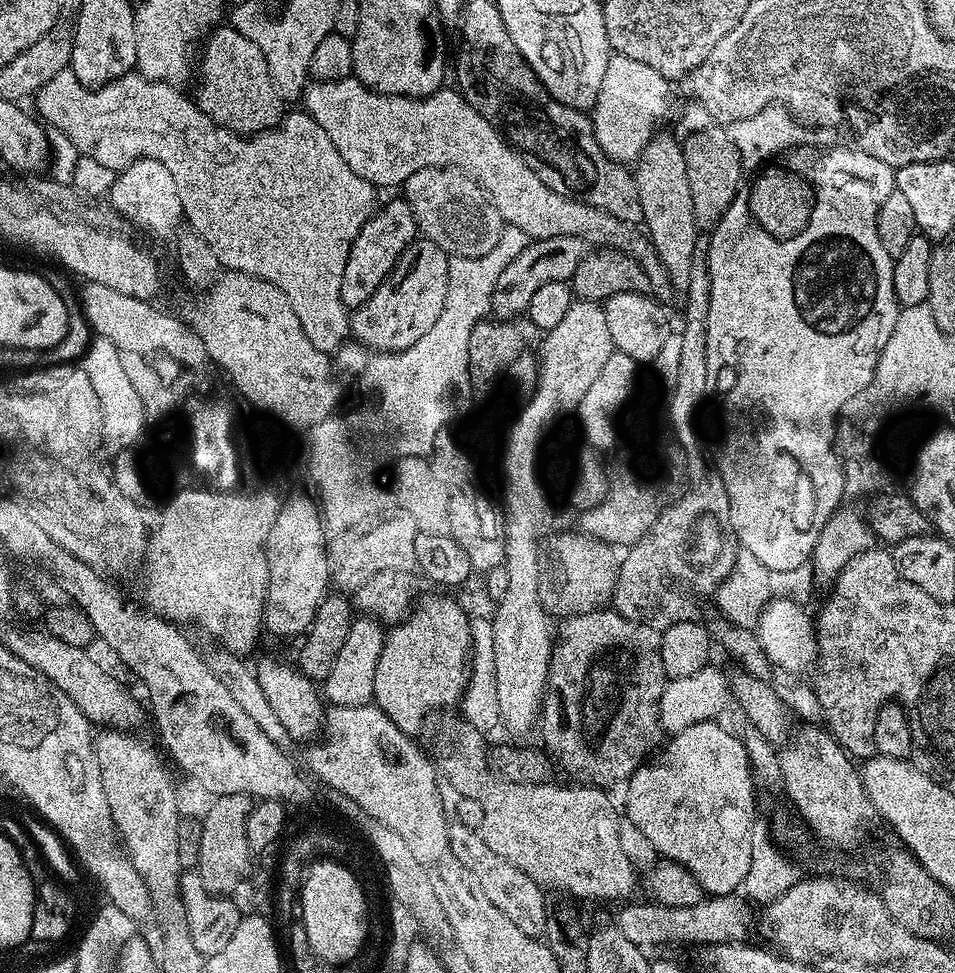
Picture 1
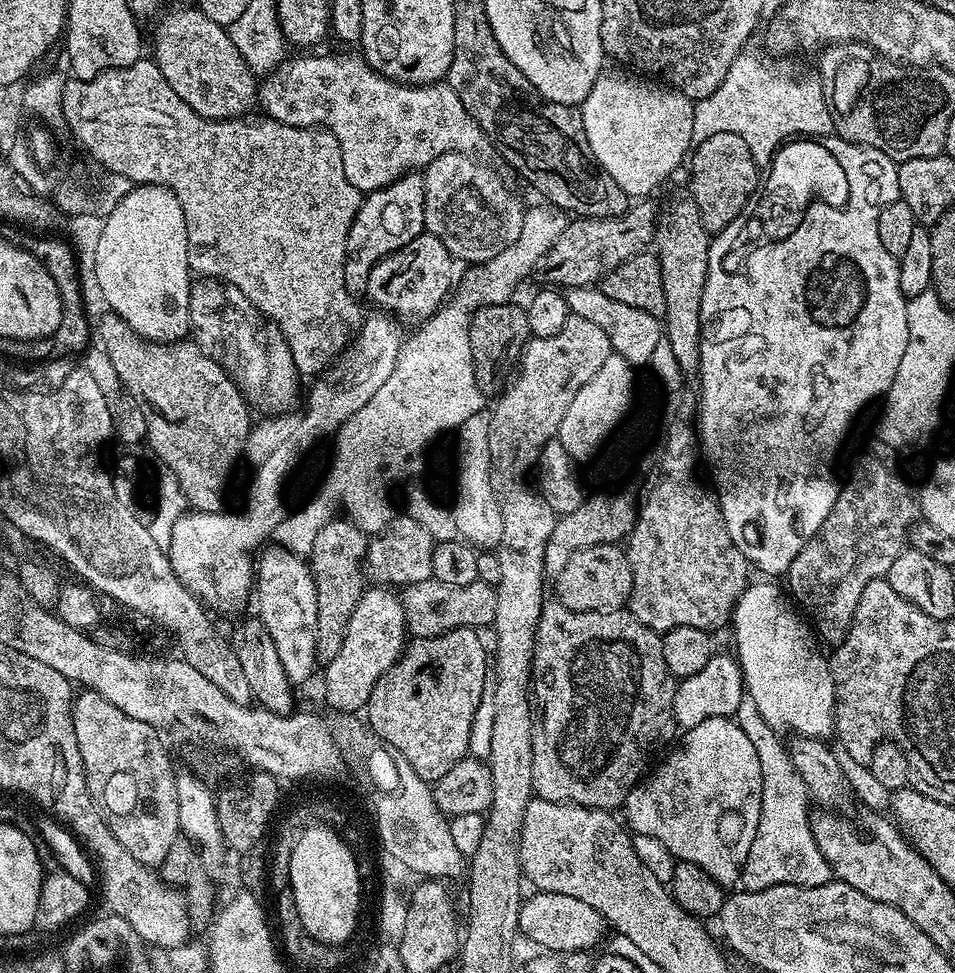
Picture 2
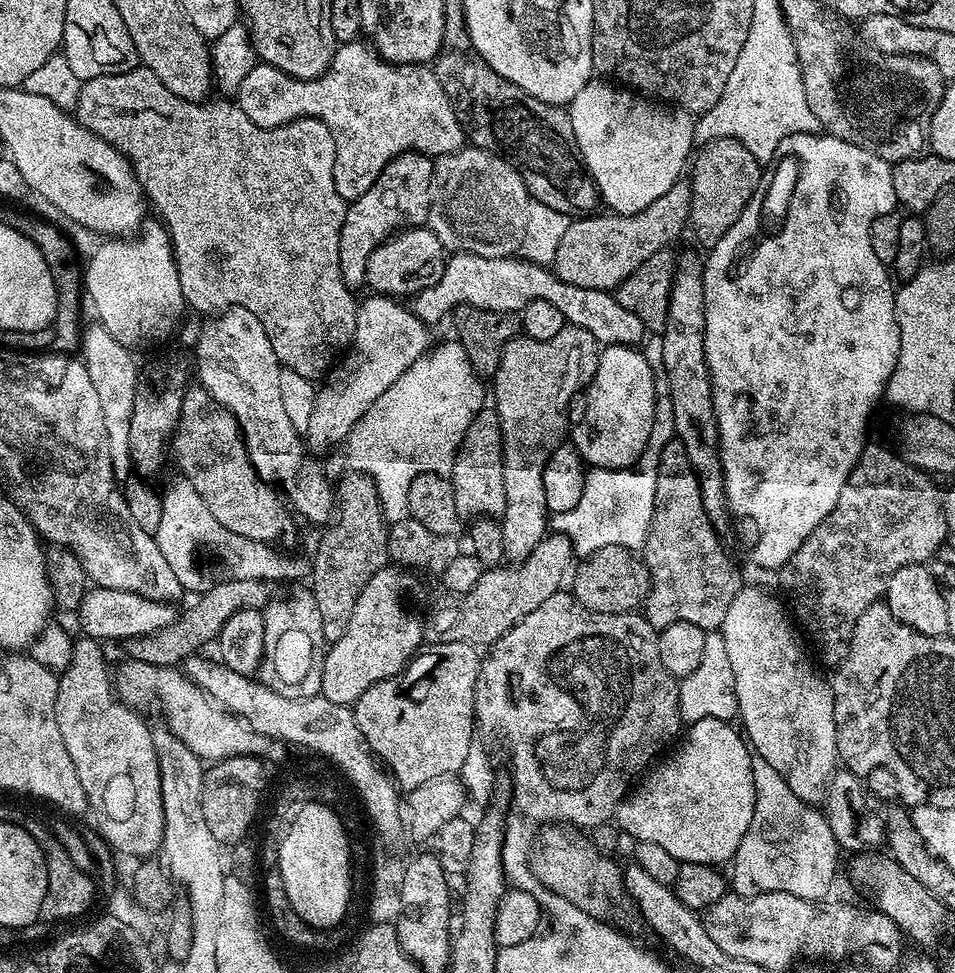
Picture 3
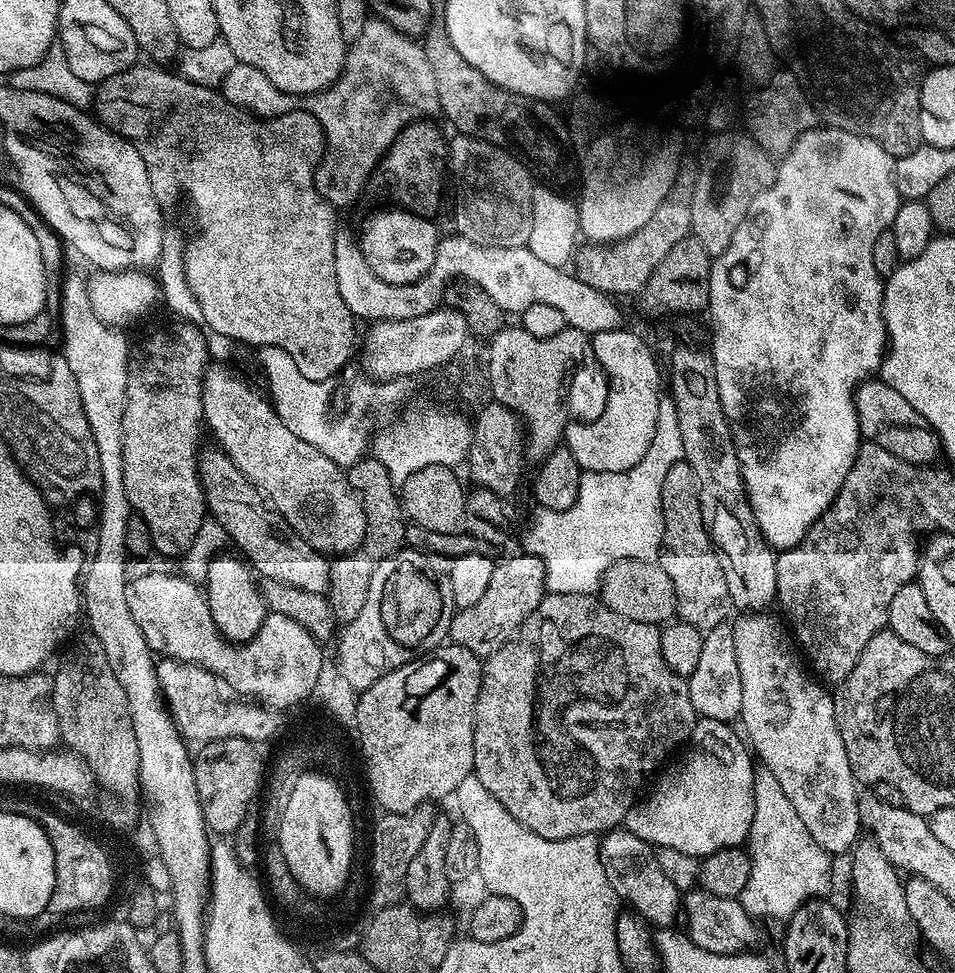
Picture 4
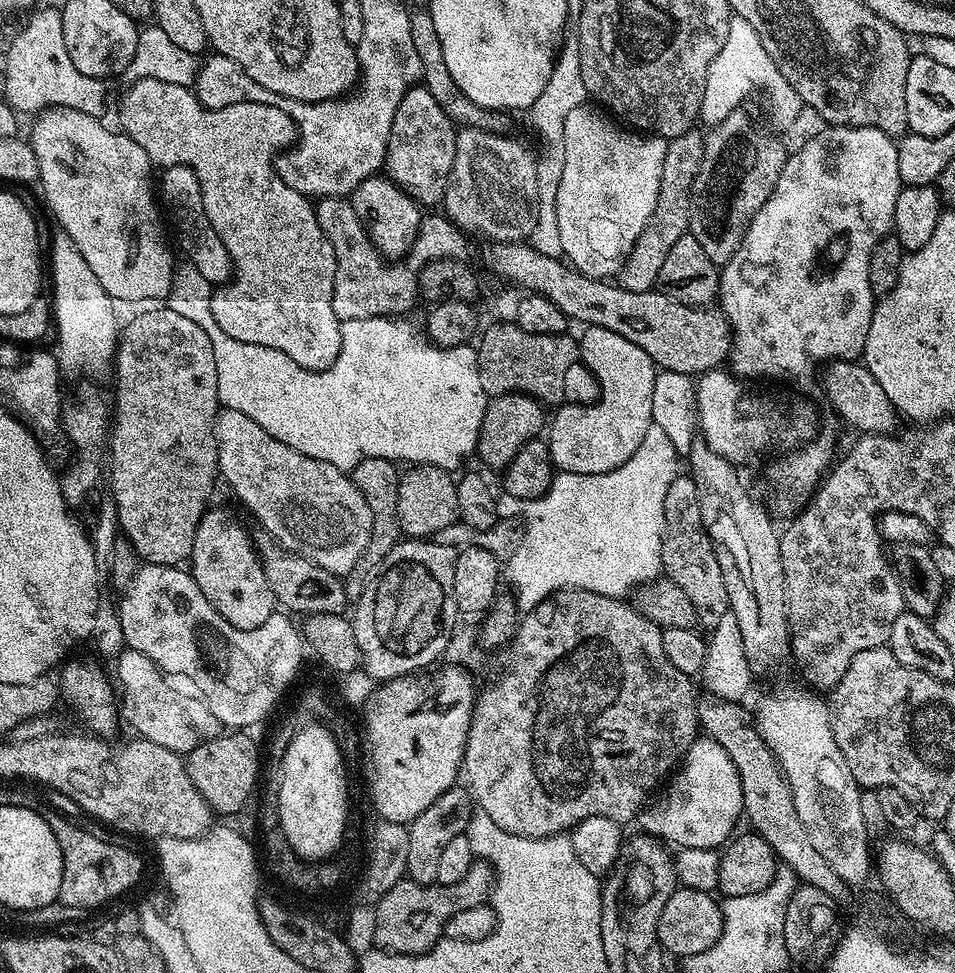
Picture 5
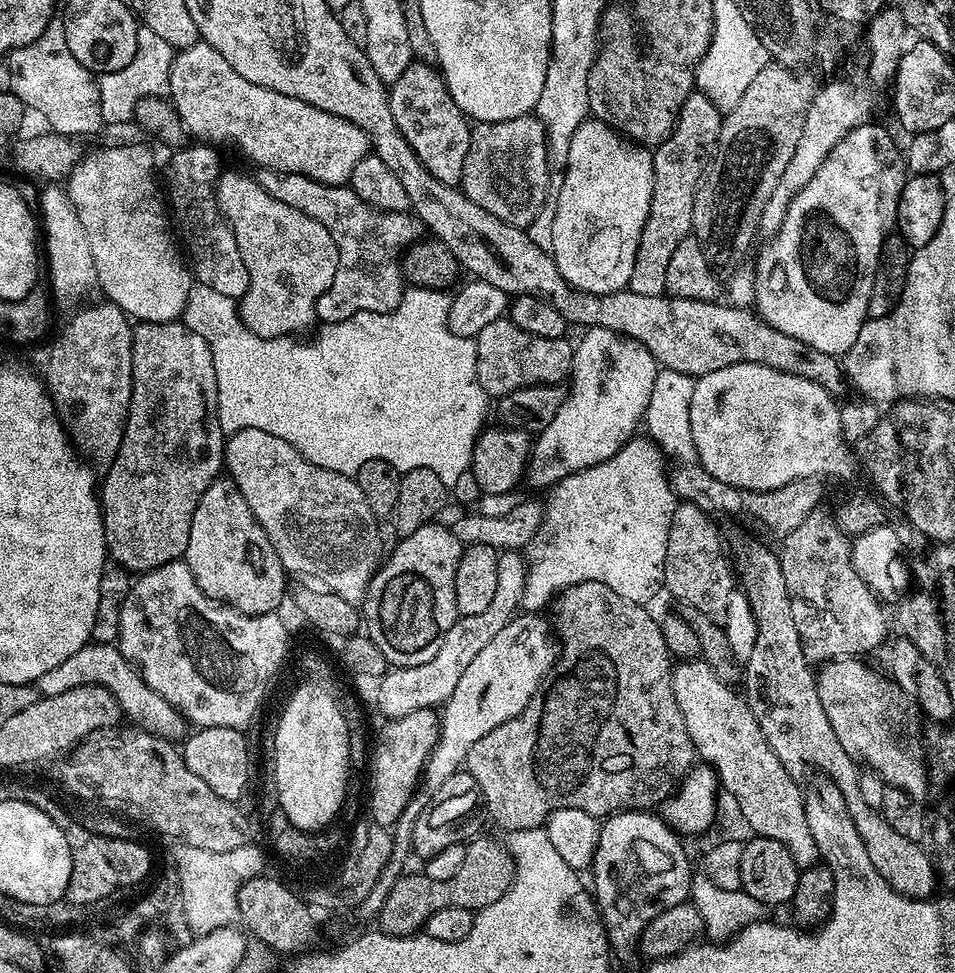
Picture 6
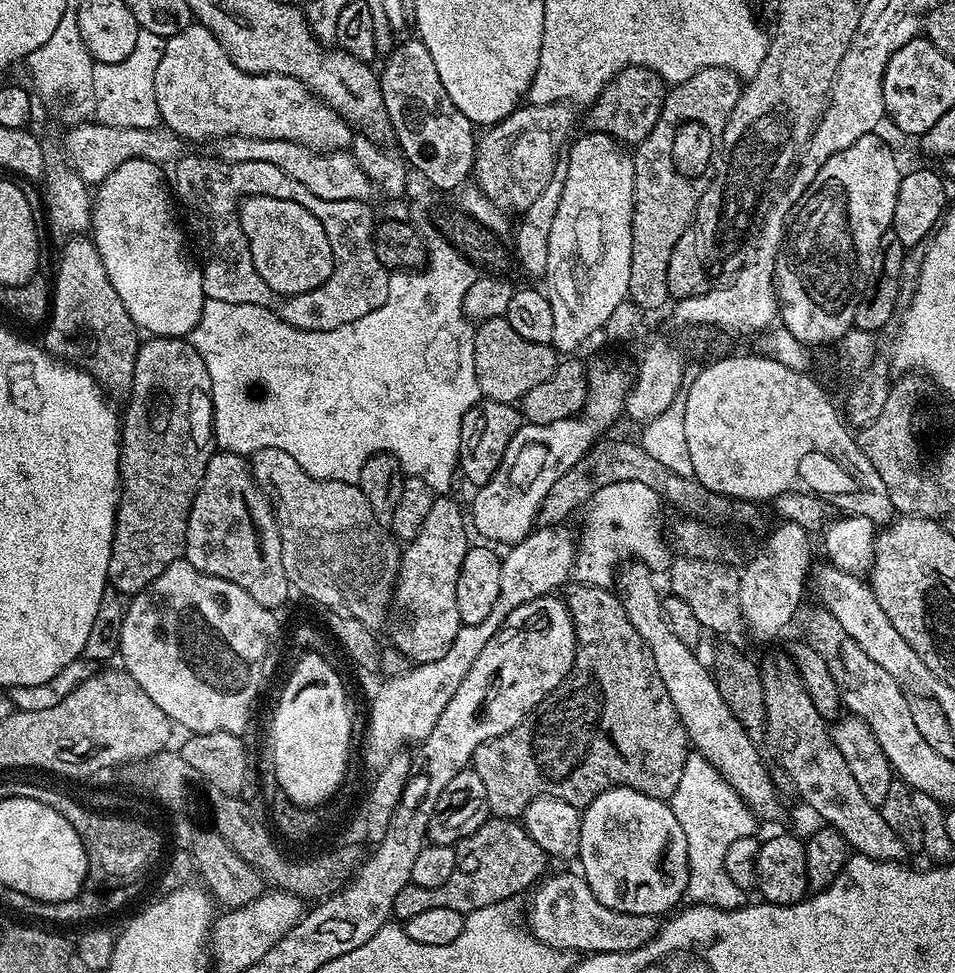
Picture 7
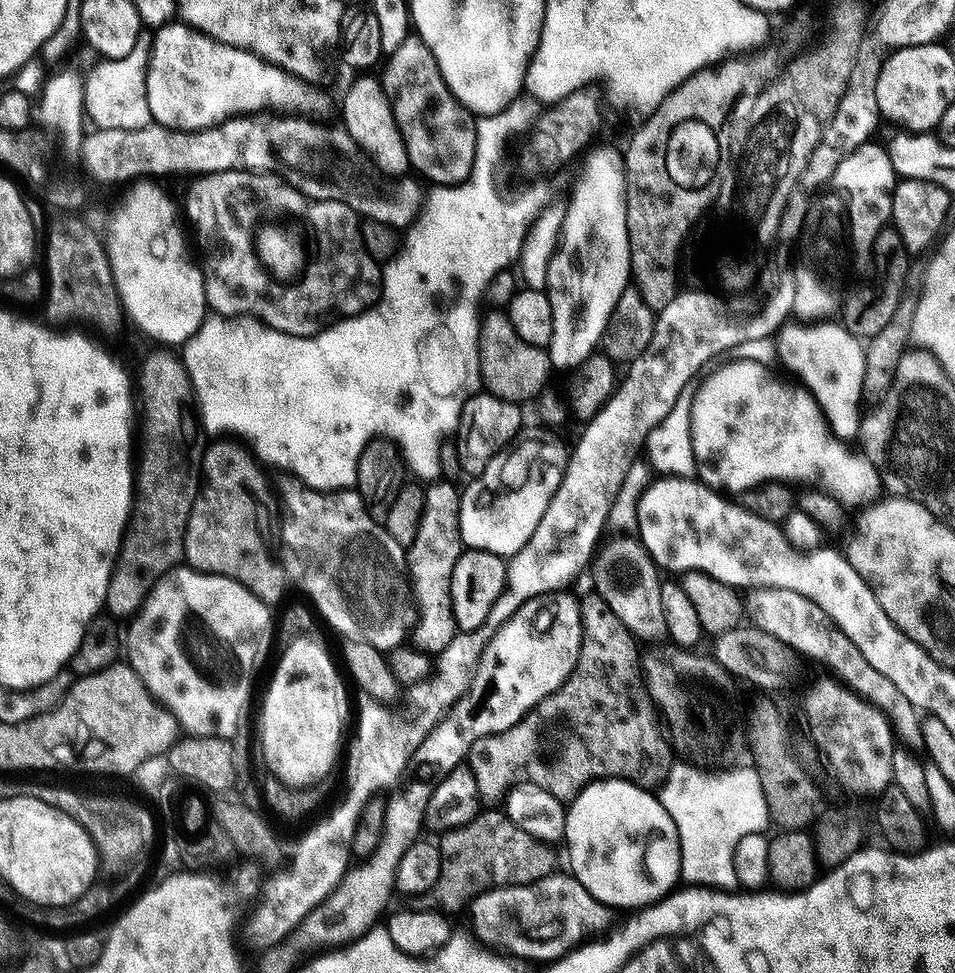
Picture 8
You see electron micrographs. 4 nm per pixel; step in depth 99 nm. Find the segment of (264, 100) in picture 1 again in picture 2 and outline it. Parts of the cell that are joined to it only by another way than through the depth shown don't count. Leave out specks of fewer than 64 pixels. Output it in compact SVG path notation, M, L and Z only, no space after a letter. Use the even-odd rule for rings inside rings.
M195 7L180 8L177 12L169 11L169 16L159 17L160 25L152 36L152 52L154 63L162 78L190 106L199 116L208 120L235 120L247 117L248 111L258 104L258 80L255 80L253 69L242 58L242 54L234 46L231 35L226 31L225 25L210 22Z

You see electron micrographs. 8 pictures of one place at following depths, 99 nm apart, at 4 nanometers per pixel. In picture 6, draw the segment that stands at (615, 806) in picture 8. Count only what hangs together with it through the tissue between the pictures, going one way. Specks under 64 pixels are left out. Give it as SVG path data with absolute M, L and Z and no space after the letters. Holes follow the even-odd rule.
M629 809L603 821L593 860L592 892L615 957L635 957L642 930L650 921L664 908L687 901L694 870L682 843L683 839L659 815L648 810Z

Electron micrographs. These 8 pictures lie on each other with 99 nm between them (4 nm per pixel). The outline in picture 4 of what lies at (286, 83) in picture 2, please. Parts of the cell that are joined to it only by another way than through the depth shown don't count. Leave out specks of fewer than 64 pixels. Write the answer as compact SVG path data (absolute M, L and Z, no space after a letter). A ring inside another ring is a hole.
M379 18L368 19L366 26L362 26L362 34L358 34L354 43L347 45L344 53L344 69L340 72L340 77L325 92L314 96L301 96L297 100L297 97L291 96L289 92L274 87L270 78L266 78L266 74L262 74L260 70L254 70L254 66L237 62L230 70L230 74L226 74L222 96L227 103L233 104L235 108L244 109L256 118L294 112L297 111L298 104L303 111L309 112L324 131L324 154L320 157L320 163L314 173L314 183L321 198L337 209L354 203L359 198L360 191L363 188L365 191L384 152L392 145L397 134L413 120L431 117L431 112L435 113L438 108L438 86L434 86L434 70L430 70L430 62L424 53L423 43L394 30L394 26Z

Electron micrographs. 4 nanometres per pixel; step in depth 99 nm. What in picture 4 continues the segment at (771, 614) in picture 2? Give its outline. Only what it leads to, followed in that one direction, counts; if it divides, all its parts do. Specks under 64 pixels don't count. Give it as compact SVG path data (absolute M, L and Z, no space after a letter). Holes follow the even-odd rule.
M744 614L739 617L740 621L732 624L734 648L738 654L739 673L742 674L739 723L744 723L743 731L755 759L768 768L774 778L778 778L778 786L782 786L786 798L790 798L790 806L798 810L798 818L806 822L806 830L810 830L814 840L830 854L851 853L862 835L858 814L860 796L856 792L858 781L850 770L846 746L842 746L842 734L836 725L833 693L819 679L810 675L798 655L789 629L779 619L776 621L768 615Z

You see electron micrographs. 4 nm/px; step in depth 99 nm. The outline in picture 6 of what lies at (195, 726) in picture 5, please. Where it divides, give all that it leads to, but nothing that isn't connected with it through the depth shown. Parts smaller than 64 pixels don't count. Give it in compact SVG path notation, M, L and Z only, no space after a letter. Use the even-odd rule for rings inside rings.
M89 642L86 646L82 646L82 650L70 654L70 658L66 658L66 662L61 662L58 666L54 666L54 670L42 674L42 678L38 681L38 692L40 696L66 694L66 690L74 690L83 684L97 684L110 690L110 694L118 702L121 713L127 719L129 716L132 719L129 721L139 729L165 738L177 738L176 736L183 737L185 735L184 713L168 702L162 694L155 692L141 678L139 668L120 653L116 644Z

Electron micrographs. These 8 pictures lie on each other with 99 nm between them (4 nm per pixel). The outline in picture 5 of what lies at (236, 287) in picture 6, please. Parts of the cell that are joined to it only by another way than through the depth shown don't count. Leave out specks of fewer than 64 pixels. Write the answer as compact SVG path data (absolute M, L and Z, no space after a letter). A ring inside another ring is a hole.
M170 166L163 169L158 176L158 200L167 219L168 216L172 219L172 224L180 235L180 244L188 255L185 256L187 263L193 264L202 273L202 278L206 278L206 282L213 286L227 284L234 275L232 259L226 246L222 246L222 238L215 236L209 229L198 174L194 174L190 166Z

